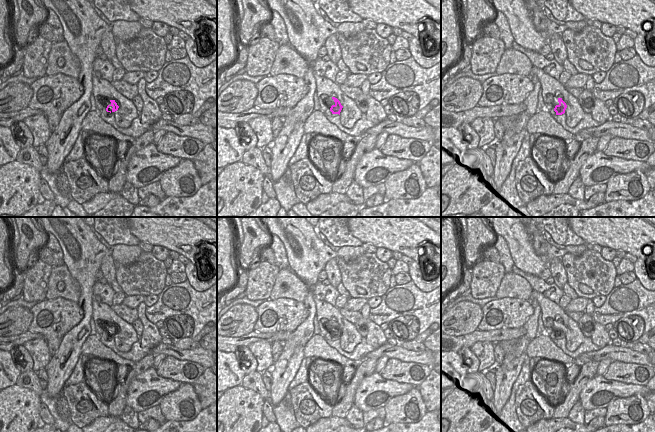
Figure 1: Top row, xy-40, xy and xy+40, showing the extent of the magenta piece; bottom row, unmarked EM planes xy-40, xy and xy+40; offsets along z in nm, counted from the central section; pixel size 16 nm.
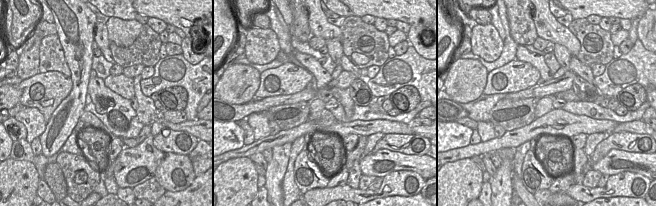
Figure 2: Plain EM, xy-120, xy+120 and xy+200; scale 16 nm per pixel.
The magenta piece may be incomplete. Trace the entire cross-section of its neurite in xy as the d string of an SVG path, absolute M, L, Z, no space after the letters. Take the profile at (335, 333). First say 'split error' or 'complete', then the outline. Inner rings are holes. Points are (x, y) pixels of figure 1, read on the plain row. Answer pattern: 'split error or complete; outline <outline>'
split error; outline M332 321L332 323L334 324L335 328L323 336L326 340L335 341L340 339L343 330L341 329L340 325L337 322Z

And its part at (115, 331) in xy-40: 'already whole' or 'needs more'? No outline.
needs more

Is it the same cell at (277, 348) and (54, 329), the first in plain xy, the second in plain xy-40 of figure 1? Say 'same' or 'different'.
same

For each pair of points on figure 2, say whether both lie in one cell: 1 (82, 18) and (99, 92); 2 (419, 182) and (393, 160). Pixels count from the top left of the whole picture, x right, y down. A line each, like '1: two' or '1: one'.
1: two
2: two

